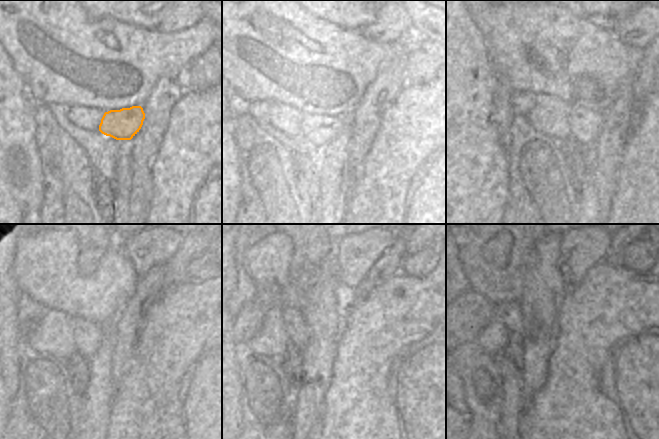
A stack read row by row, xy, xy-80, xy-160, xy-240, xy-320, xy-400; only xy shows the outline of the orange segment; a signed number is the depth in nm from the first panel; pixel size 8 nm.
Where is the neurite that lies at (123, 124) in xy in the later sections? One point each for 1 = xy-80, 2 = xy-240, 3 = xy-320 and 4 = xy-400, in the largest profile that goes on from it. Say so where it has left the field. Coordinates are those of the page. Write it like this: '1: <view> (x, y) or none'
1: xy-80 (349, 121)
2: xy-240 (88, 336)
3: xy-320 (295, 324)
4: xy-400 (509, 313)

